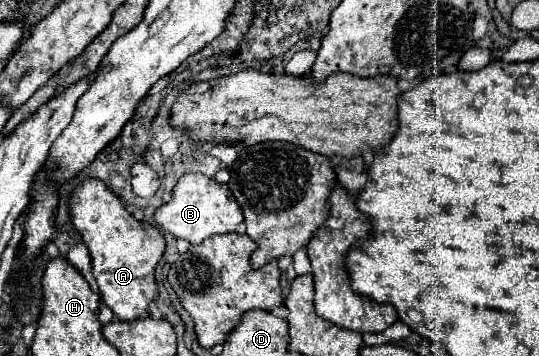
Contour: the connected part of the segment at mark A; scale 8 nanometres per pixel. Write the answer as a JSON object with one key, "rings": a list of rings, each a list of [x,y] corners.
{"rings":[[[87,179],[75,189],[71,197],[71,219],[91,253],[93,275],[101,299],[121,321],[135,321],[145,317],[149,303],[153,303],[159,295],[155,267],[165,253],[163,233],[149,223],[137,221],[125,209],[121,199],[111,193],[99,179]]]}

